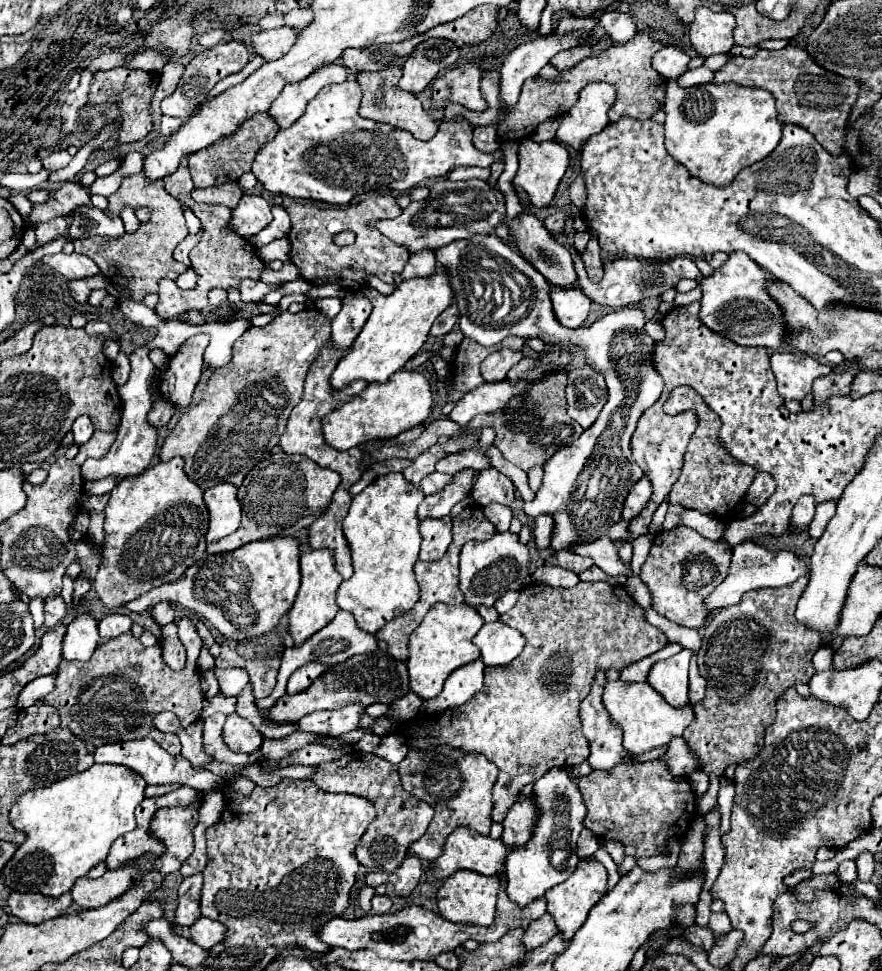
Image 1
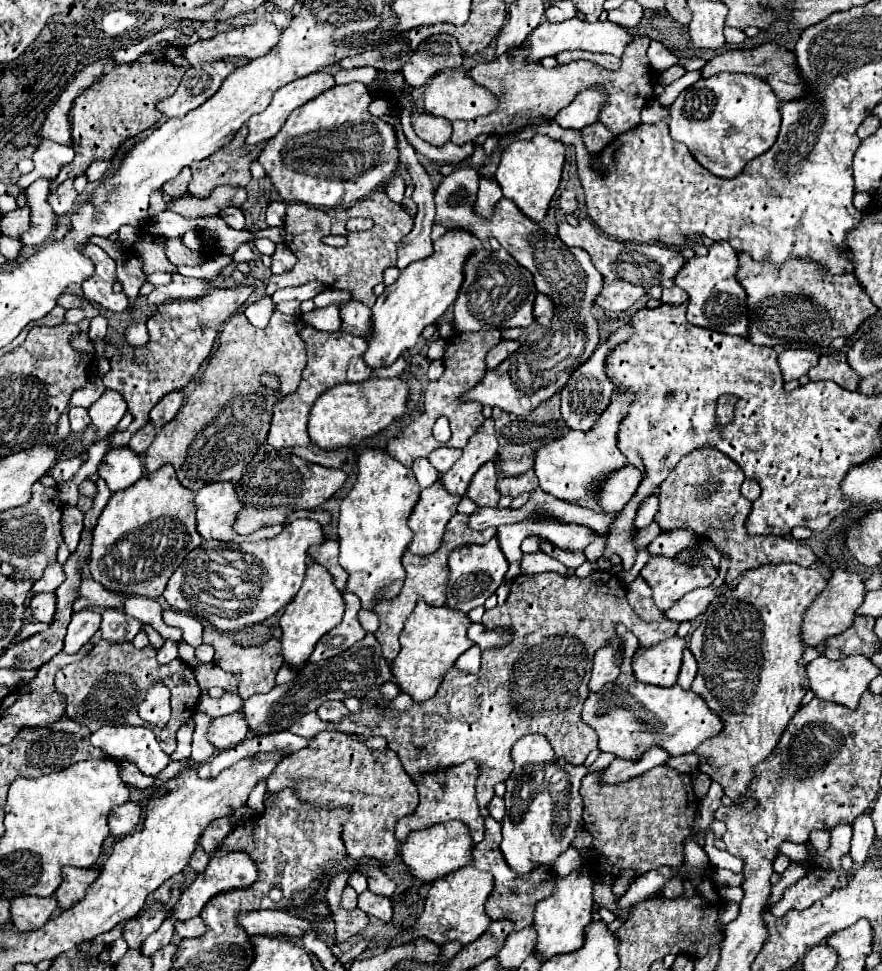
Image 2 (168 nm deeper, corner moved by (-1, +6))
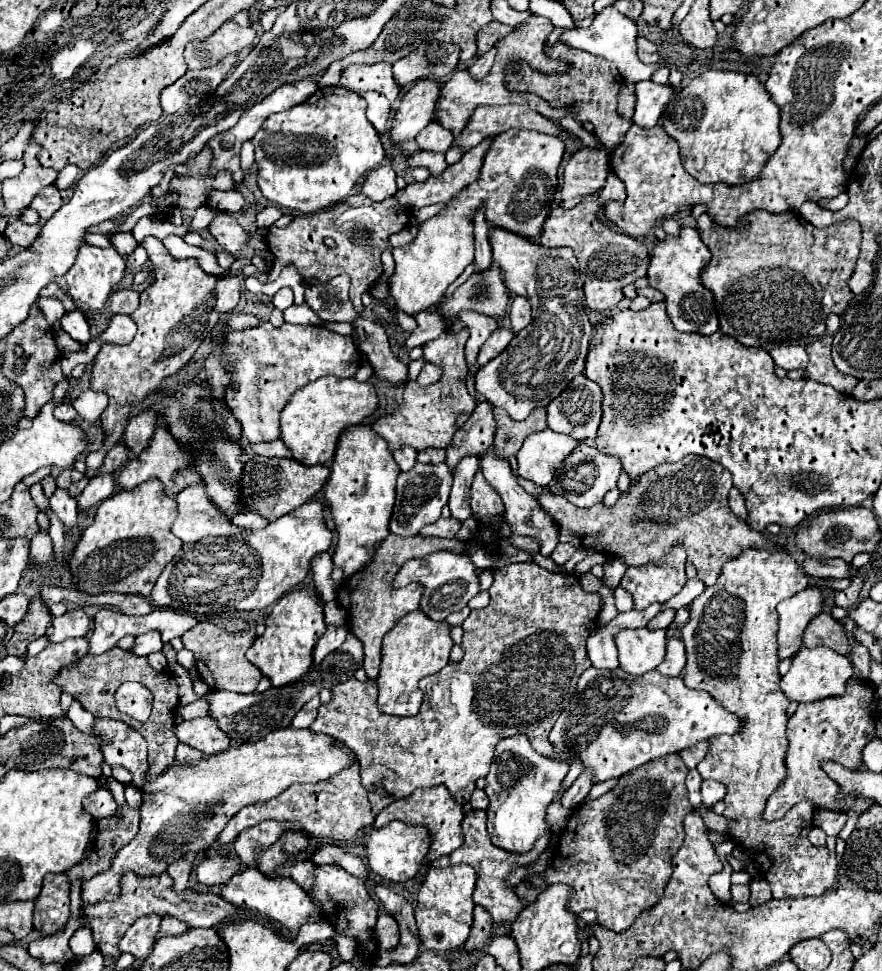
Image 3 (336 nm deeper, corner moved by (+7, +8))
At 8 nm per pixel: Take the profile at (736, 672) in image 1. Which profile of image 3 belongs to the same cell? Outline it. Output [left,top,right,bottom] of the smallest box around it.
[682,549,836,899]

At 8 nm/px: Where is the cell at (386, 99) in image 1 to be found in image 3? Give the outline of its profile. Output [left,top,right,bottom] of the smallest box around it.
[416,123,452,153]

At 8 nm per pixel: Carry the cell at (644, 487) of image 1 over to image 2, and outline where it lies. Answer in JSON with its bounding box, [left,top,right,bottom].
[598,465,644,513]

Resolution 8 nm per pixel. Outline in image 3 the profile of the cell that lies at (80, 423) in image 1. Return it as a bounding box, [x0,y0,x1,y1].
[54,401,76,423]

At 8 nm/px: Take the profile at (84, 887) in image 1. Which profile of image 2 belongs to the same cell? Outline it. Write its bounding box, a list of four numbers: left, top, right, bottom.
[54,867,100,909]

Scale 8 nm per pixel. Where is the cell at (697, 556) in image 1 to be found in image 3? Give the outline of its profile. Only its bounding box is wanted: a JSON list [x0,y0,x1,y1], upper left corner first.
[620,545,684,611]

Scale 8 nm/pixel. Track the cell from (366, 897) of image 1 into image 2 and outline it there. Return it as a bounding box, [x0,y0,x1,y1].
[341,886,358,910]

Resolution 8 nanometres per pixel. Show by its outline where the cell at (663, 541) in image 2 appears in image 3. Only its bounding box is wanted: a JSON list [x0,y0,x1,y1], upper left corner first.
[602,559,626,587]

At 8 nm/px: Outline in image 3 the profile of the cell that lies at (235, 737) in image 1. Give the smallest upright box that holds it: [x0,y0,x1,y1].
[174,717,230,755]

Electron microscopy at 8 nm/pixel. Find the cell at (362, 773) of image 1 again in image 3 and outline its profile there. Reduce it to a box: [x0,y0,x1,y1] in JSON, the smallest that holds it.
[214,763,374,845]

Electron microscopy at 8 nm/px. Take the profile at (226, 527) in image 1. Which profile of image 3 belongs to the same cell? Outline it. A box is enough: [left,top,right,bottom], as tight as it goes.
[172,485,242,543]

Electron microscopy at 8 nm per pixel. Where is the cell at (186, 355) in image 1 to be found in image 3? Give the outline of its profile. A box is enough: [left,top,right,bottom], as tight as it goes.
[122,409,156,457]

